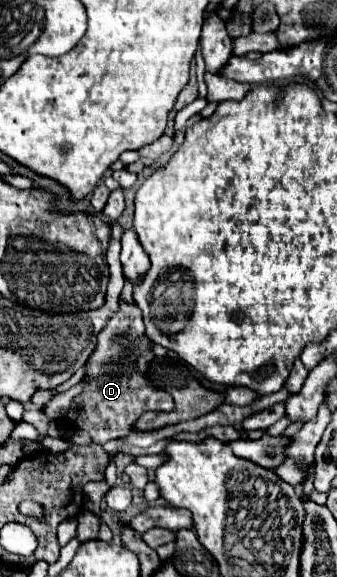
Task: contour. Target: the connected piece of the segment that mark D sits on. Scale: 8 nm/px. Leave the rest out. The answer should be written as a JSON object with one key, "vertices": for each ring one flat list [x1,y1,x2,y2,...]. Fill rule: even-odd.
{"vertices":[[119,298,119,310,107,322,97,336,97,346,85,364,85,388,71,402,67,422,91,434,93,442,105,444,119,436,127,436,137,418,149,410,169,412,173,410,173,398,167,392,157,392,149,384,149,364,155,358,151,350,153,342,145,336,141,310,133,302]]}

